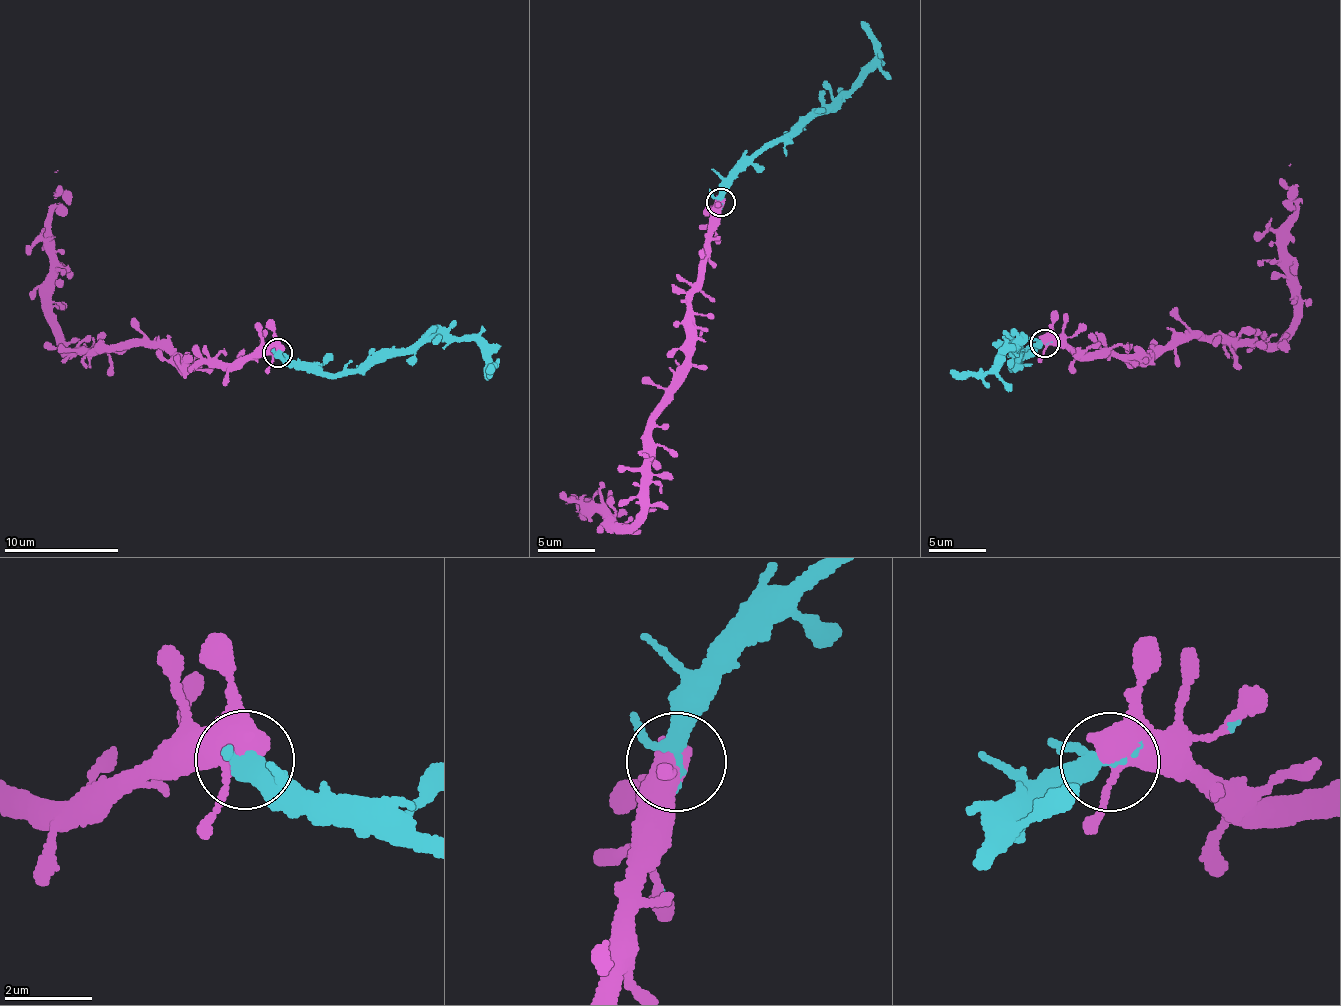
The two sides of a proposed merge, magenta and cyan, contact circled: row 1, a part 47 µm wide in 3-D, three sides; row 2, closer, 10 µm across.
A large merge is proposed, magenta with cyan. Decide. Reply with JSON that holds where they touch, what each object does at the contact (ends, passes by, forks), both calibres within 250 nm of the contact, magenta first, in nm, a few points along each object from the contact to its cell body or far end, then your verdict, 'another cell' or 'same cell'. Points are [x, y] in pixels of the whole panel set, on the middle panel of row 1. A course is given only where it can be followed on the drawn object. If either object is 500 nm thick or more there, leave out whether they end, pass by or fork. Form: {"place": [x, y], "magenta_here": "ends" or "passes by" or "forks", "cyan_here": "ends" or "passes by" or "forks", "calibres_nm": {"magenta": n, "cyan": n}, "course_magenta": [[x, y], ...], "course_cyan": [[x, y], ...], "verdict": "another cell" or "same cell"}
{"place": [721, 202], "calibres_nm": {"magenta": 500, "cyan": 320}, "course_magenta": [[720, 203], [690, 304], [690, 356], [654, 419], [636, 520], [609, 523], [567, 502]], "course_cyan": [[720, 203], [724, 183], [761, 148], [791, 141], [859, 78], [875, 54], [874, 35], [861, 21]], "verdict": "same cell"}

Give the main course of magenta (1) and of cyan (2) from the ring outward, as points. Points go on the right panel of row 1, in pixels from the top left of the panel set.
1: (1045, 342), (1116, 356), (1163, 353), (1206, 335), (1276, 342), (1296, 304), (1289, 165)
2: (1045, 342), (1028, 346), (1011, 366), (1020, 367), (1015, 350), (1020, 344), (1007, 348), (988, 371), (949, 373)

